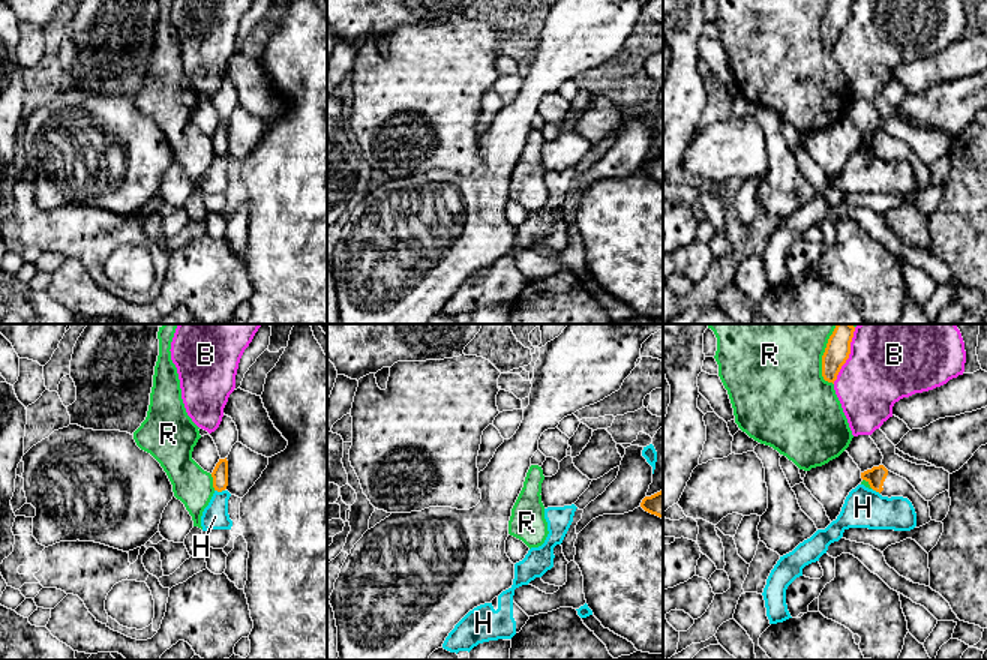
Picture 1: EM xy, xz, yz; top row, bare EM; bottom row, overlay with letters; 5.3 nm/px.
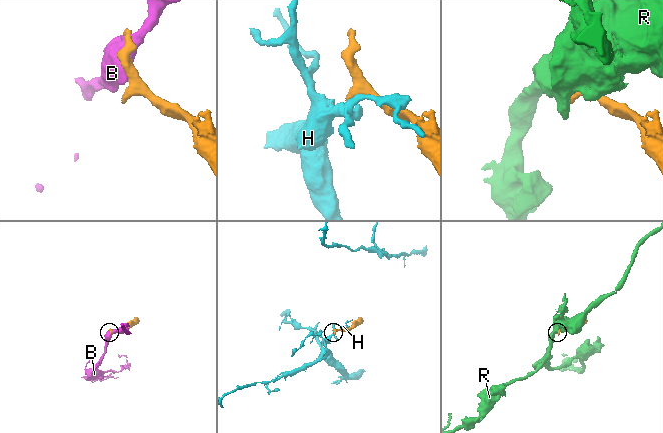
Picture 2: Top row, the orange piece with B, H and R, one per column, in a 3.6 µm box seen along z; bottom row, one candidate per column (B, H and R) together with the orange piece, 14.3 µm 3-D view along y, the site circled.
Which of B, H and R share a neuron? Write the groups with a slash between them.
B / H / R

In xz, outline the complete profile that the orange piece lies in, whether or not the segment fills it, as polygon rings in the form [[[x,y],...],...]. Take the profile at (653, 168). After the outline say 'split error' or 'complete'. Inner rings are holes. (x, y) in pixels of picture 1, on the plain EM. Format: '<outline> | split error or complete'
[[[663,153],[651,160],[645,160],[640,166],[640,171],[645,176],[663,183]]] | complete

